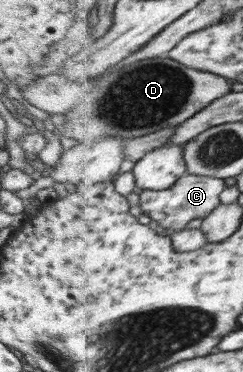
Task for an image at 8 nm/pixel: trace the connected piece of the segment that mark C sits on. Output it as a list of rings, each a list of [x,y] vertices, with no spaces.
[[[188,174],[175,183],[171,189],[163,191],[143,190],[139,205],[144,213],[160,224],[162,231],[181,231],[195,219],[209,217],[222,204],[223,192],[227,183],[219,177]]]

